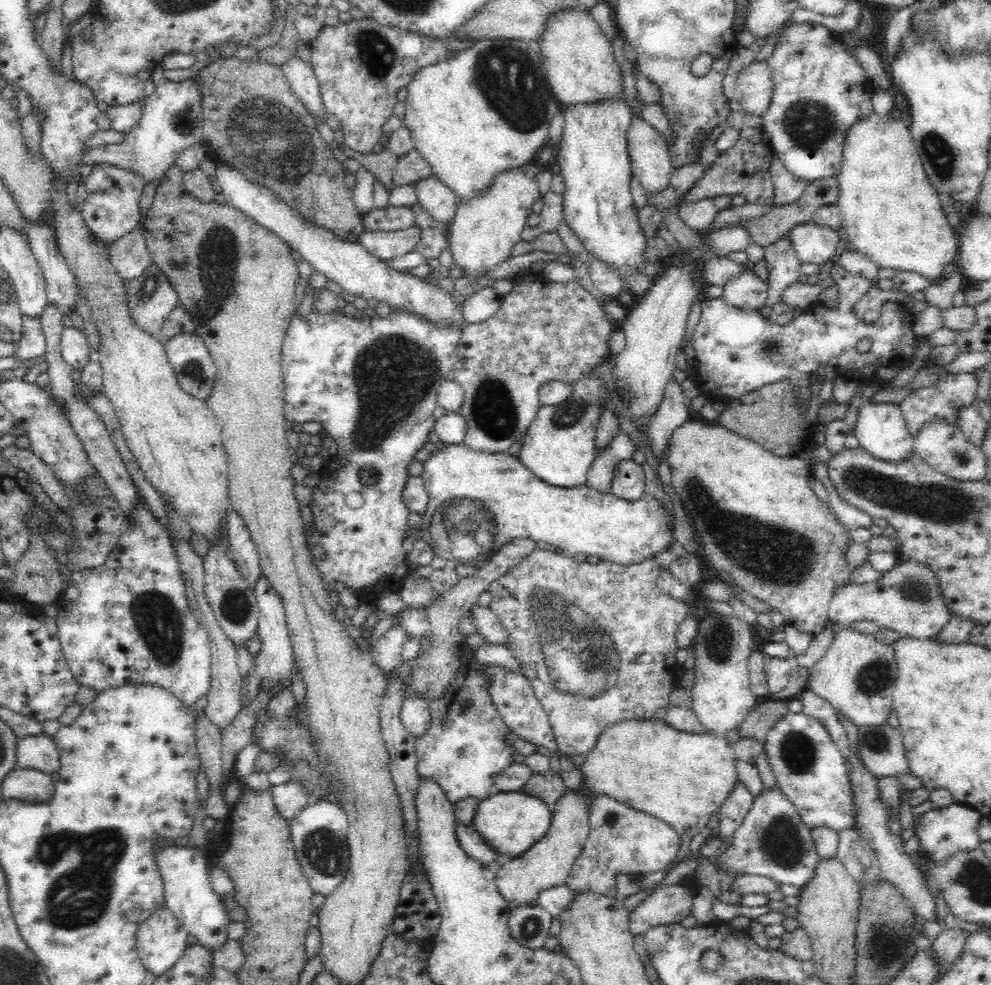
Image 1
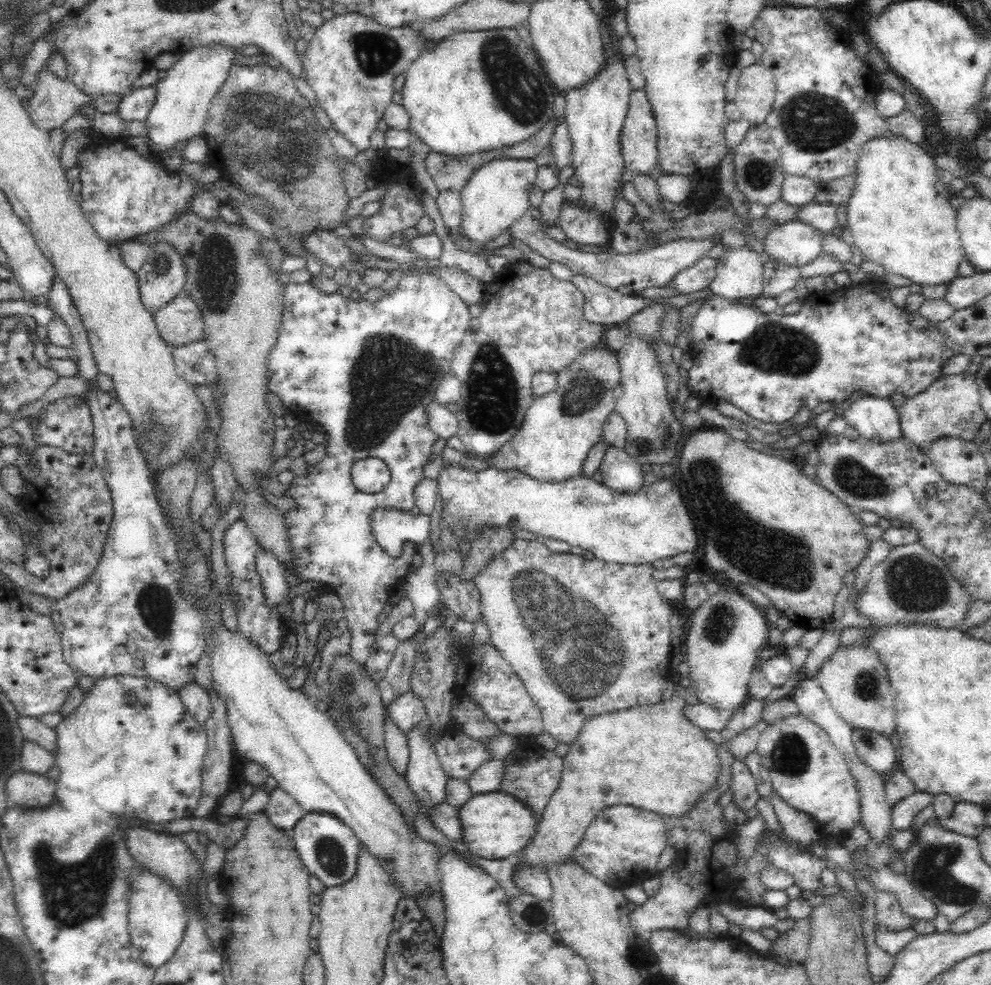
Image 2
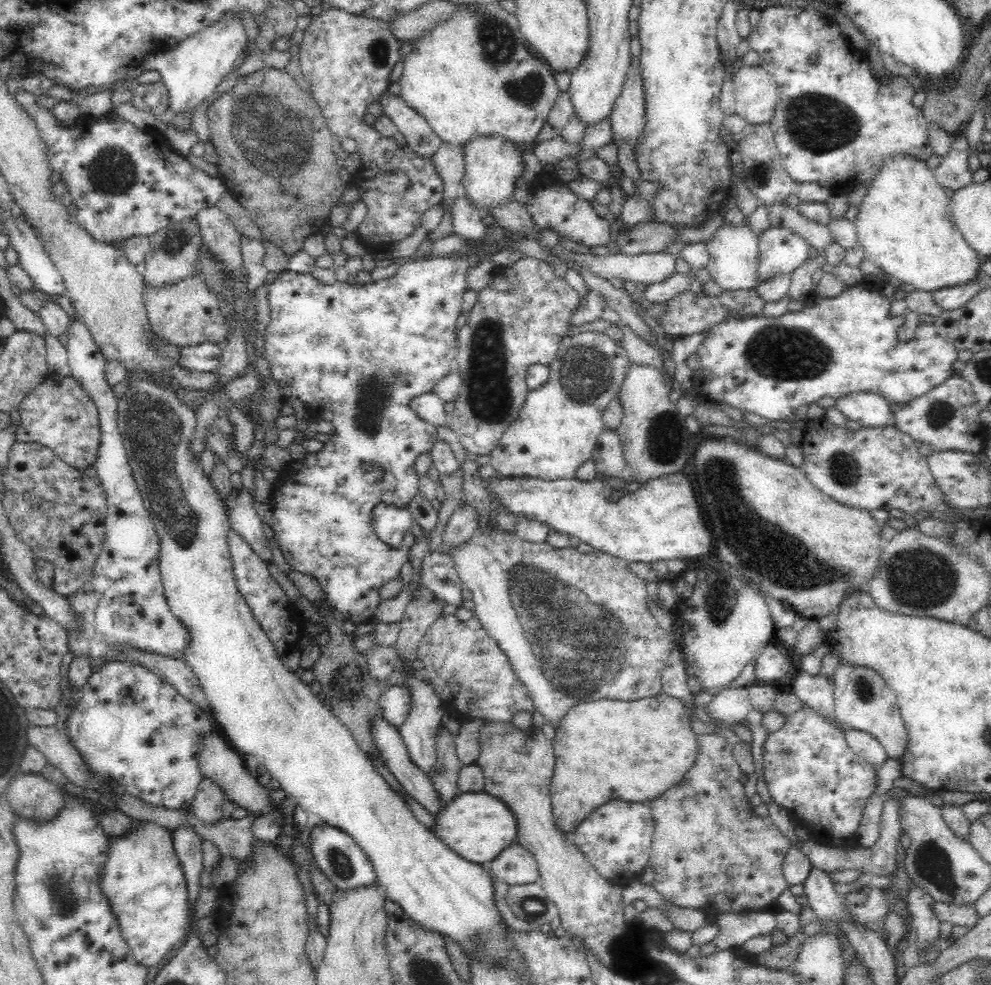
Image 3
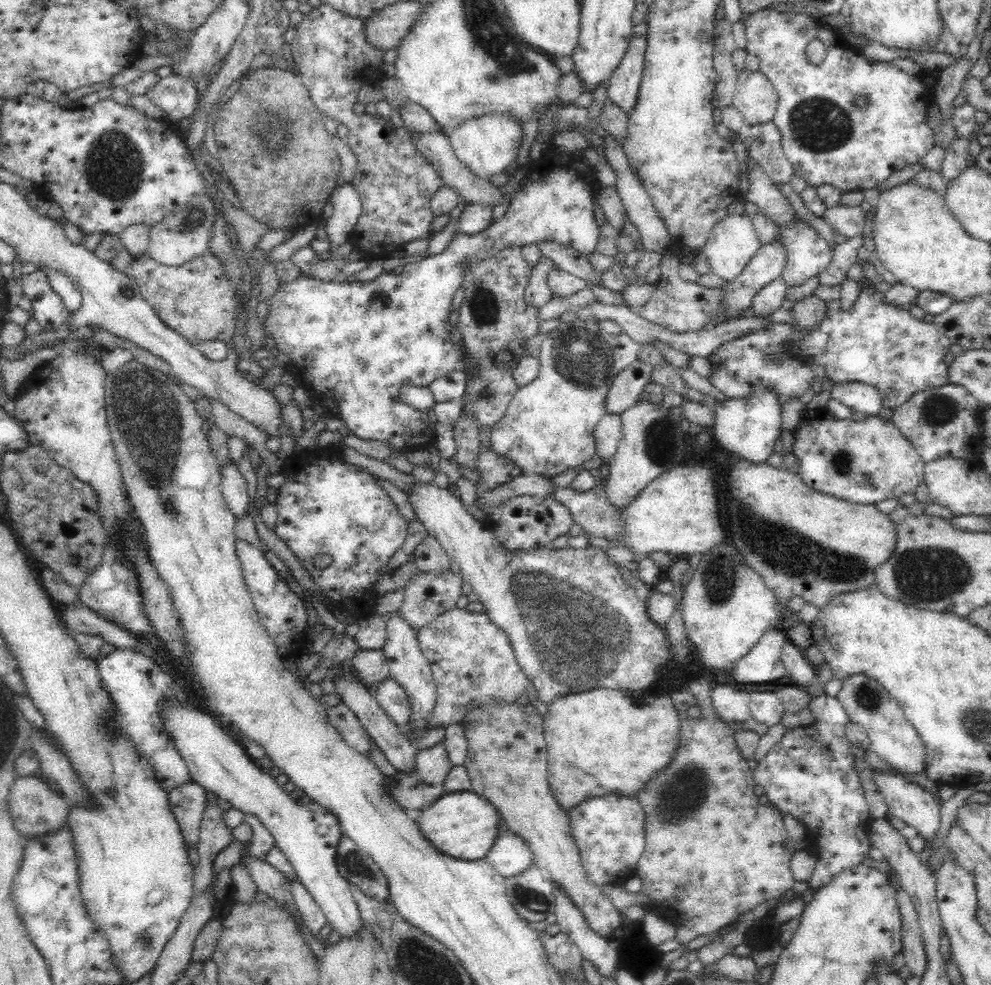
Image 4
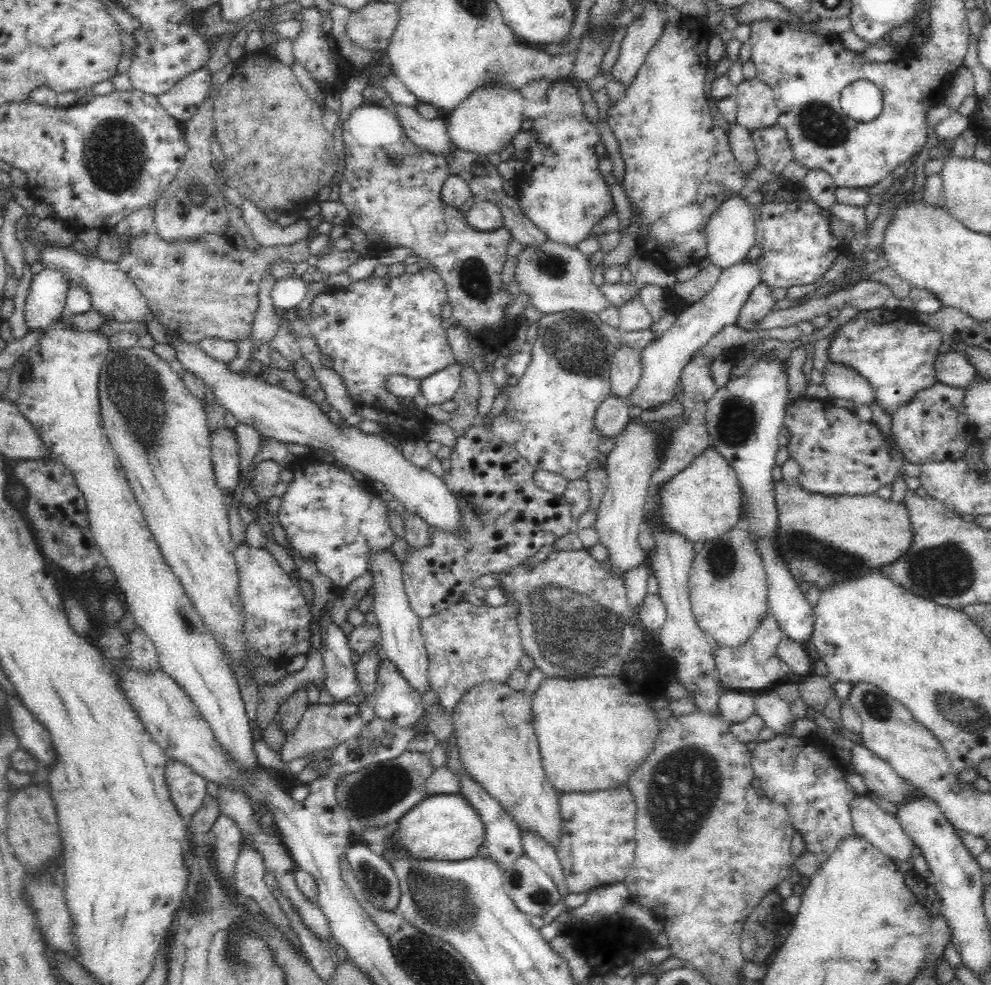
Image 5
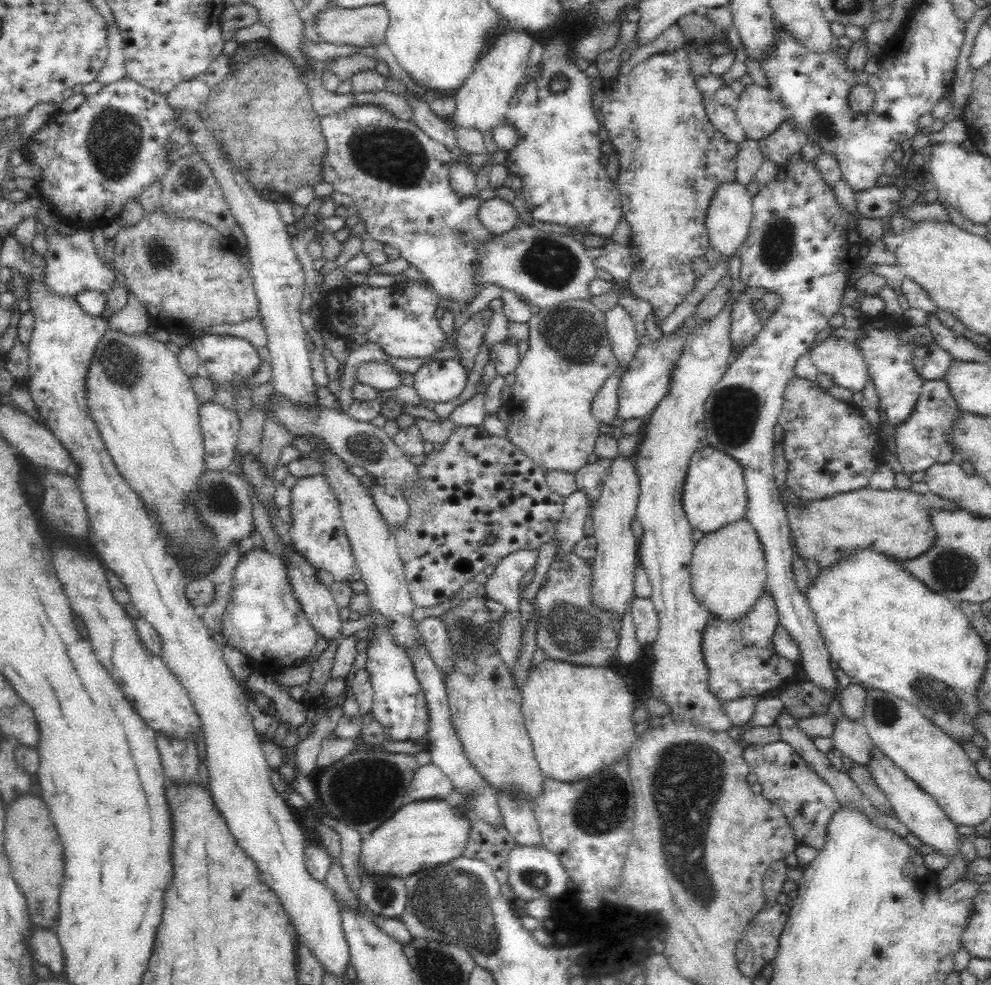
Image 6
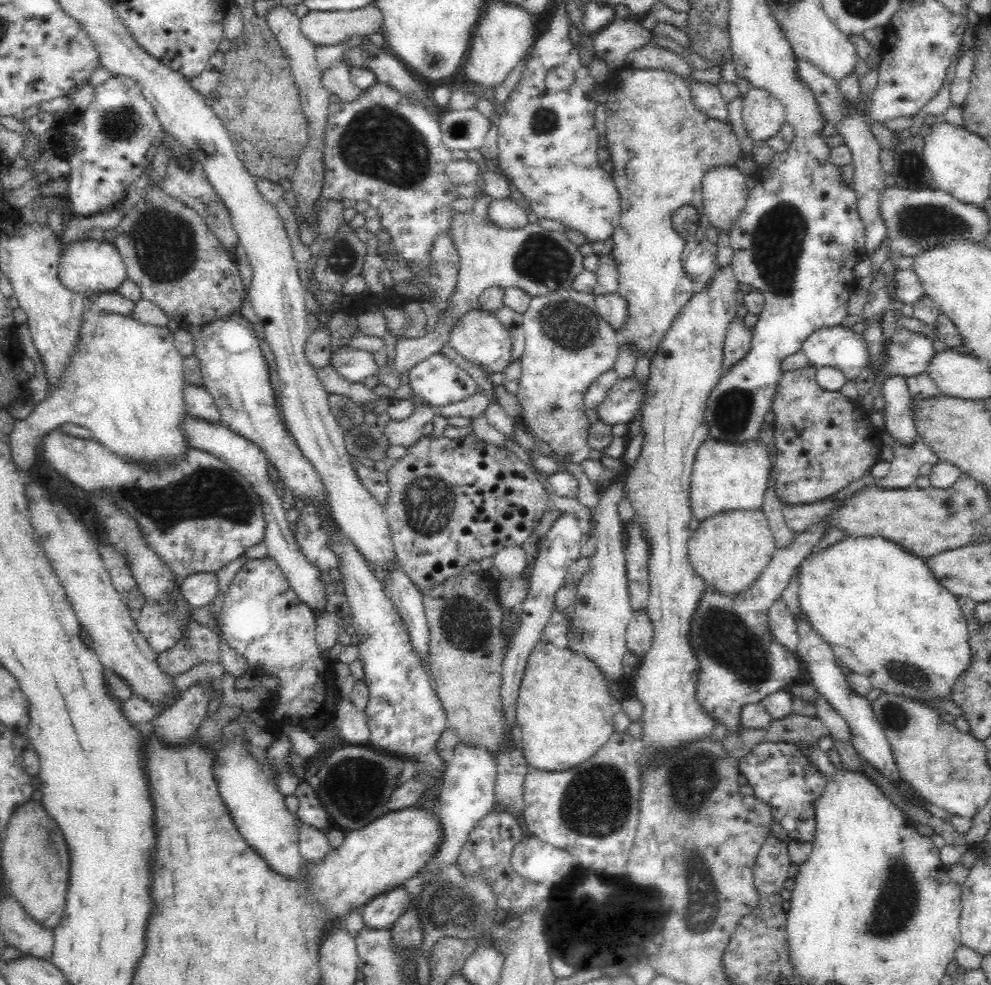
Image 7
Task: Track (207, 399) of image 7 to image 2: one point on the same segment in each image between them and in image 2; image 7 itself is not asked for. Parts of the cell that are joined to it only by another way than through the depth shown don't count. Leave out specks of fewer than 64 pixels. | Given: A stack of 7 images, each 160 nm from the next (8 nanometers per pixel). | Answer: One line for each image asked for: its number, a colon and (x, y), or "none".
2: (275, 588)
3: (243, 518)
4: (233, 486)
5: (225, 449)
6: (220, 427)

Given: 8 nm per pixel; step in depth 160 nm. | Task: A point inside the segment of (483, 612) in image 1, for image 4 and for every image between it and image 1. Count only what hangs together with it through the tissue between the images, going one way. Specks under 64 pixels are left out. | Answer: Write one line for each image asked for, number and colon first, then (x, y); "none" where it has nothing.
2: (454, 593)
3: (439, 574)
4: (430, 558)

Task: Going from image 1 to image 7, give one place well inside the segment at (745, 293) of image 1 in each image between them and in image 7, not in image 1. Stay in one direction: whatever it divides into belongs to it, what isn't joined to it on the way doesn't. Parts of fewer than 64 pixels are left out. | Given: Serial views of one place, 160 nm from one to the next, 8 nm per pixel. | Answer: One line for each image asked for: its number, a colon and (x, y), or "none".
2: (739, 274)
3: (734, 253)
4: (732, 242)
5: (731, 234)
6: (730, 212)
7: (724, 189)

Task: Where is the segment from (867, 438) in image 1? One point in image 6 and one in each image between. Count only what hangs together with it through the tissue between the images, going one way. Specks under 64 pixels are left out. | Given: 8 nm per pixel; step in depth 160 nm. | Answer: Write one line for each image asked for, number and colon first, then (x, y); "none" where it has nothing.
2: (875, 418)
3: (872, 410)
4: (858, 397)
5: (841, 382)
6: (842, 361)

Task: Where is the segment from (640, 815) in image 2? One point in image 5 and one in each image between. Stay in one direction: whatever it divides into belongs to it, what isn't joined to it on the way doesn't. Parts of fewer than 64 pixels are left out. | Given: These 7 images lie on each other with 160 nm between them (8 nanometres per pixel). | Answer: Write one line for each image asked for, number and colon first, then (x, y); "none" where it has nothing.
3: (616, 839)
4: (609, 830)
5: (597, 845)

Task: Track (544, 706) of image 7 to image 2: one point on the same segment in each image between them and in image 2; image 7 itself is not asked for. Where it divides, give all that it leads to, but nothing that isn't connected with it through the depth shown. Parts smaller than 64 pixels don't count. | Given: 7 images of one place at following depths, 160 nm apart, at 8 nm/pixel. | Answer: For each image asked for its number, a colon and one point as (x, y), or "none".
2: (651, 757)
3: (605, 750)
4: (602, 741)
5: (593, 732)
6: (579, 718)

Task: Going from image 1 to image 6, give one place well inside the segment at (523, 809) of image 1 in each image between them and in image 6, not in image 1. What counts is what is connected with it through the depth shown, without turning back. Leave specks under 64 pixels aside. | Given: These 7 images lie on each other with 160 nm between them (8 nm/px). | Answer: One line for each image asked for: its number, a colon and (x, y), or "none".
2: (497, 824)
3: (478, 826)
4: (464, 825)
5: (445, 826)
6: (426, 833)

